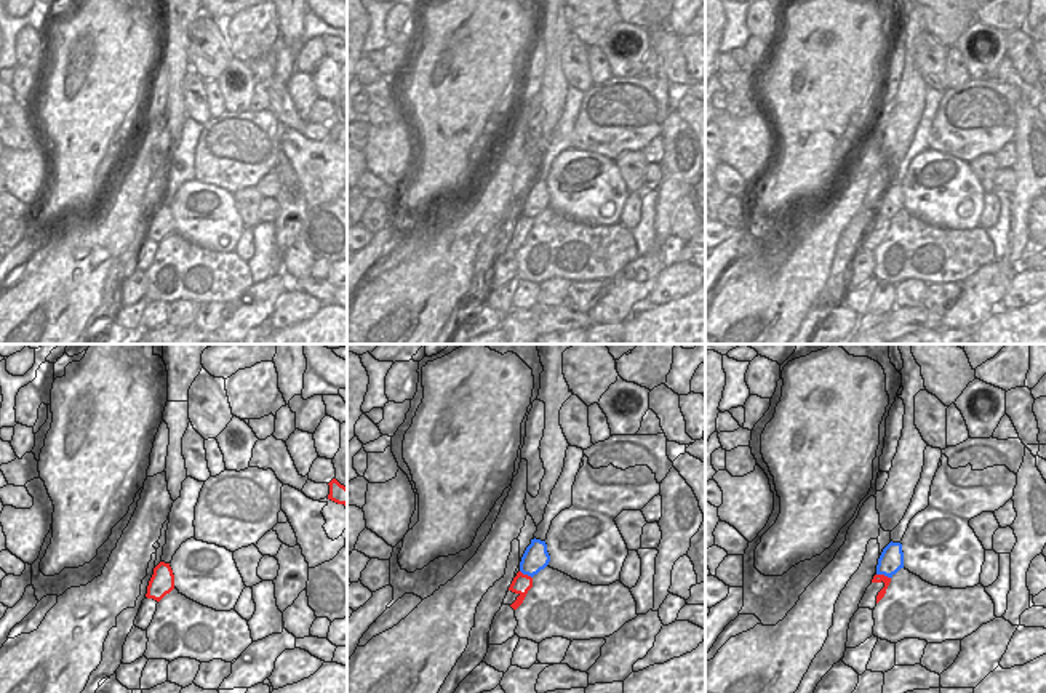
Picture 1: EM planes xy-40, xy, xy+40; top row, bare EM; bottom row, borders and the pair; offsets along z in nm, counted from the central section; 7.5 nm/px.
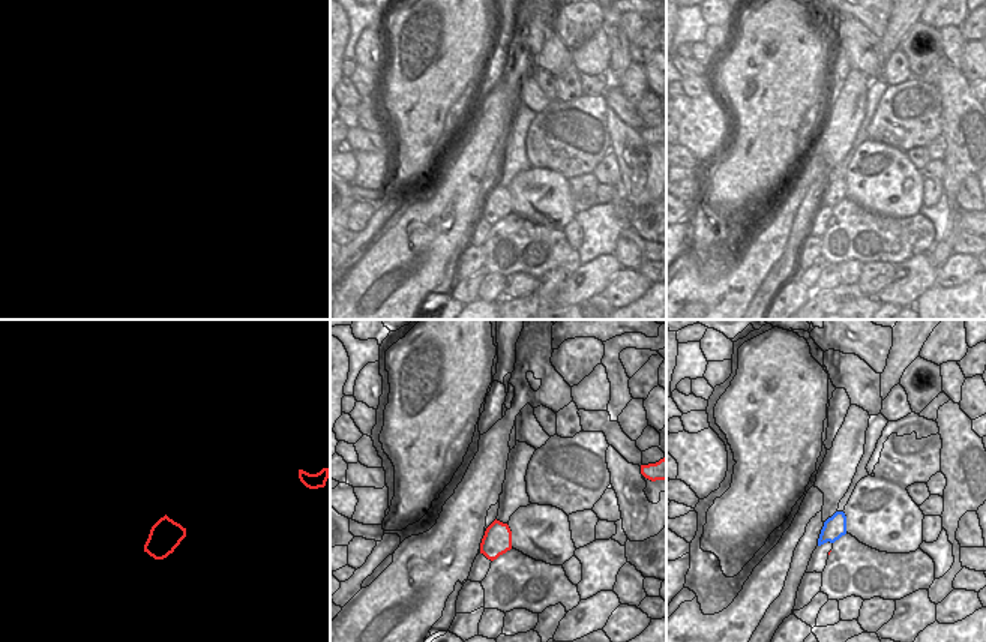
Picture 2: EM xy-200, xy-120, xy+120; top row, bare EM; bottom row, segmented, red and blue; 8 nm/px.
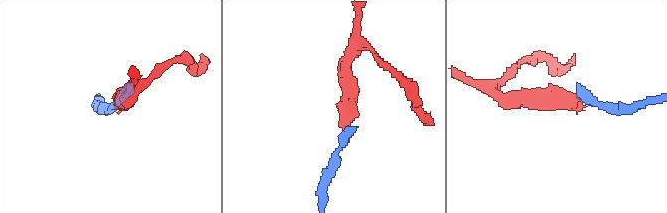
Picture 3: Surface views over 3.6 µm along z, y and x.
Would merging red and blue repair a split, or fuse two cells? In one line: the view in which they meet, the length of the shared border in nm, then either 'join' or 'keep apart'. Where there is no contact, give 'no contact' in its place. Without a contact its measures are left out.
xy+40 | 110 nm | join

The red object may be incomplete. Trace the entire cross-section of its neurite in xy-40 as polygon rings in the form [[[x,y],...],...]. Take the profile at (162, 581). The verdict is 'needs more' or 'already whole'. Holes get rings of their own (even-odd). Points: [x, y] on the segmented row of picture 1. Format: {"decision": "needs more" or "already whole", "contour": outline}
{"decision": "already whole", "contour": [[[160,562],[154,568],[154,575],[147,586],[147,599],[160,602],[166,594],[174,589],[174,575],[170,563]]]}

